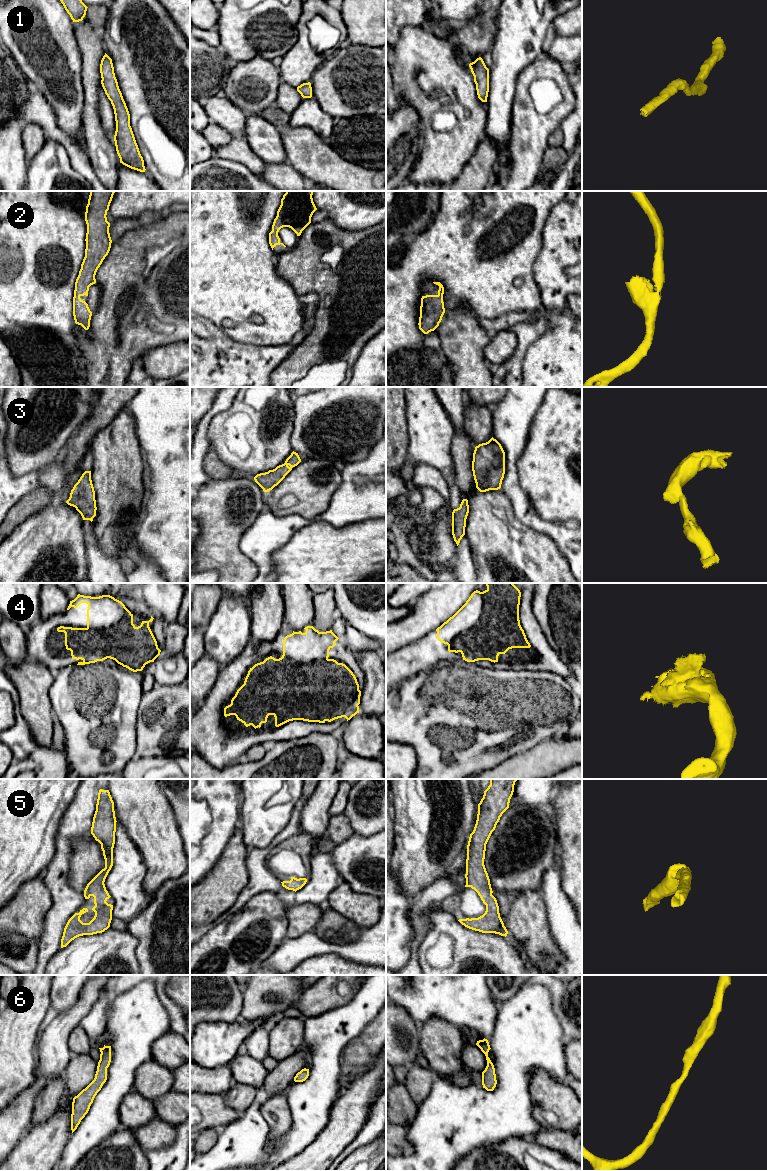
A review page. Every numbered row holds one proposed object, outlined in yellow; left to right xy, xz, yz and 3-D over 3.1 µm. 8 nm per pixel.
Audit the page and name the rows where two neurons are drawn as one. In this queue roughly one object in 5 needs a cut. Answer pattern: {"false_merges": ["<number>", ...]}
{"false_merges": []}

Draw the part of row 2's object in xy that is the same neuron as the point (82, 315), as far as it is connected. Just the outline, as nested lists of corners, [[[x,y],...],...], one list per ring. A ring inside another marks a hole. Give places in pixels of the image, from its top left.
[[[90,191],[88,204],[86,206],[85,221],[87,224],[87,233],[85,239],[85,257],[75,282],[73,297],[73,316],[75,323],[81,325],[85,330],[88,330],[90,327],[92,312],[90,311],[88,304],[80,297],[84,295],[88,296],[89,287],[96,283],[96,272],[111,248],[112,240],[109,233],[110,223],[107,221],[106,215],[114,193],[115,191]]]

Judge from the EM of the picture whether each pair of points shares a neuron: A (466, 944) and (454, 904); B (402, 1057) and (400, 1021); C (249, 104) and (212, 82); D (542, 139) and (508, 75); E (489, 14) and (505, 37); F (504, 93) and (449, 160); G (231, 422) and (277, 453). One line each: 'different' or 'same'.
A: different
B: same
C: different
D: different
E: different
F: different
G: same

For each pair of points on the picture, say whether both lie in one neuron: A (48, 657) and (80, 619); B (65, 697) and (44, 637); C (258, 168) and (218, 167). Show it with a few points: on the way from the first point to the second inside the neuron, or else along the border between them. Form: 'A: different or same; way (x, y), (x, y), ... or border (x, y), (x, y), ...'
A: same; way (51, 647), (70, 629)
B: different; border (66, 666), (54, 672)
C: different; border (225, 159), (243, 164), (260, 176)

